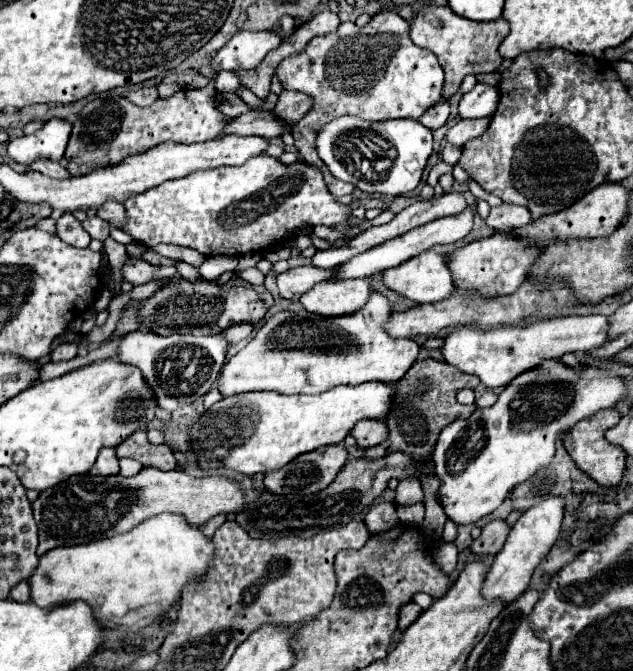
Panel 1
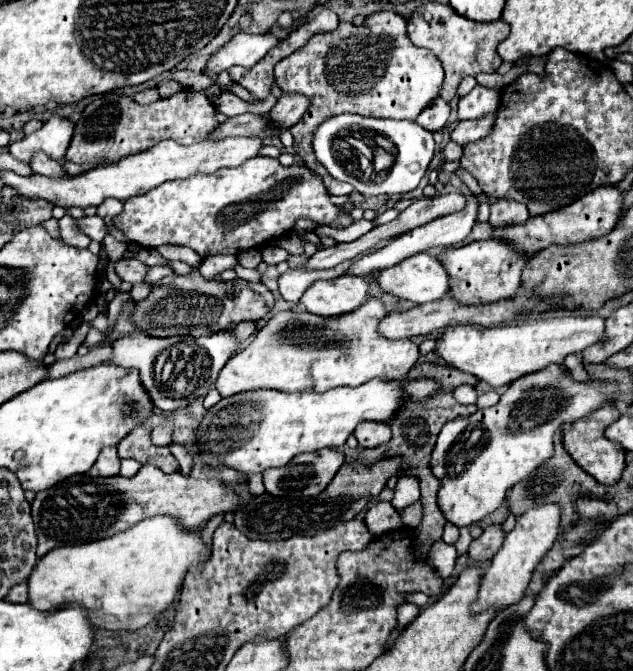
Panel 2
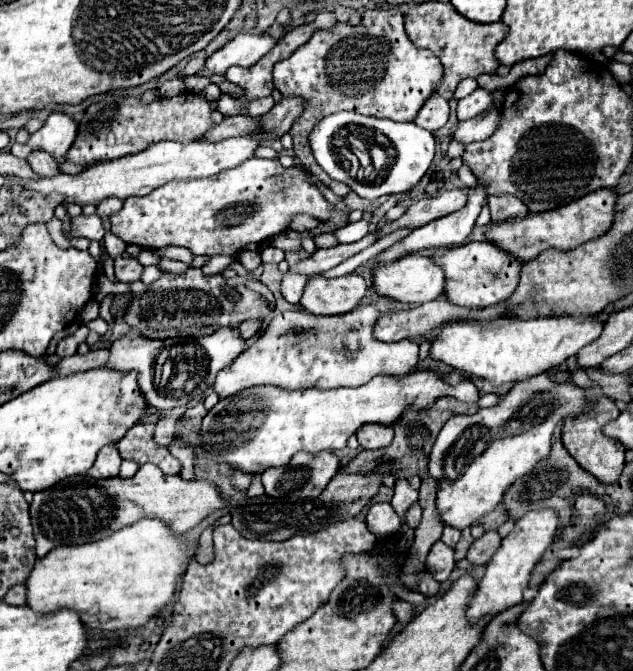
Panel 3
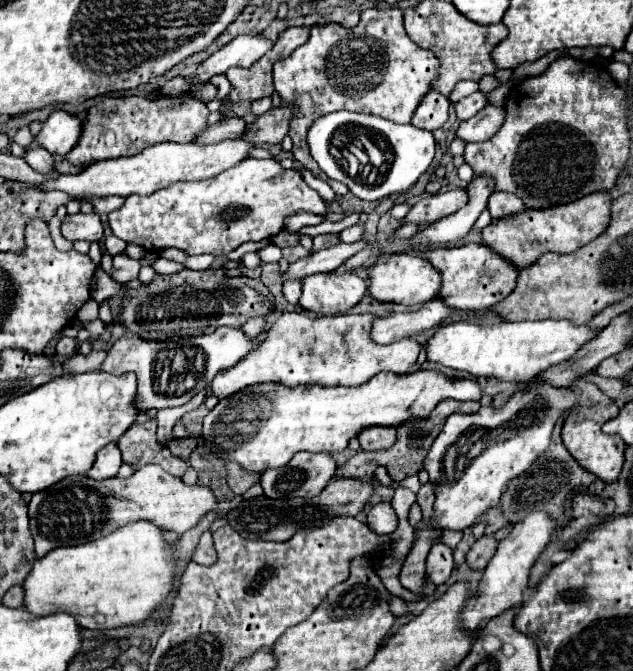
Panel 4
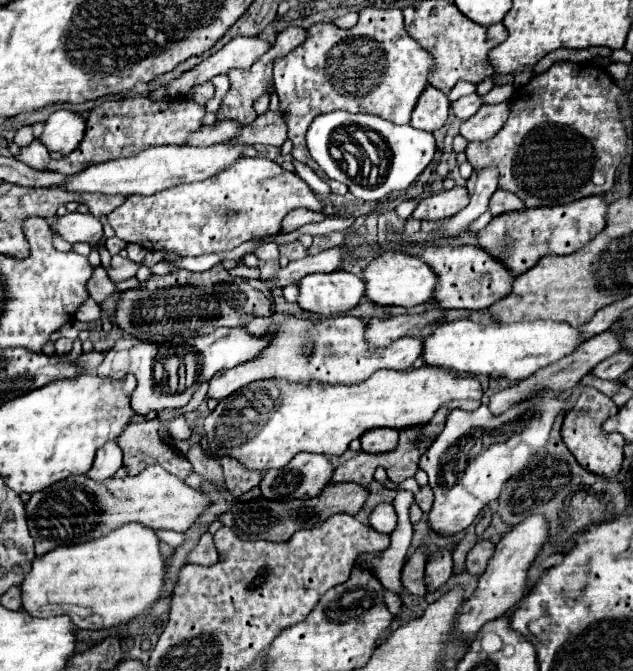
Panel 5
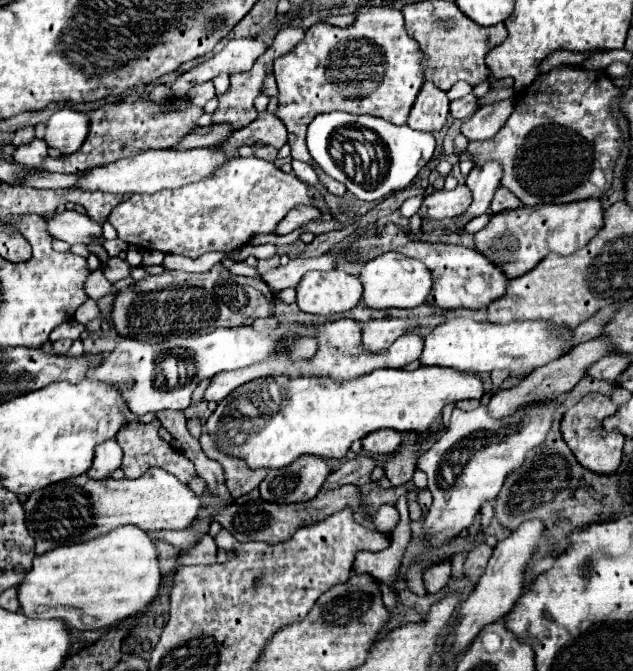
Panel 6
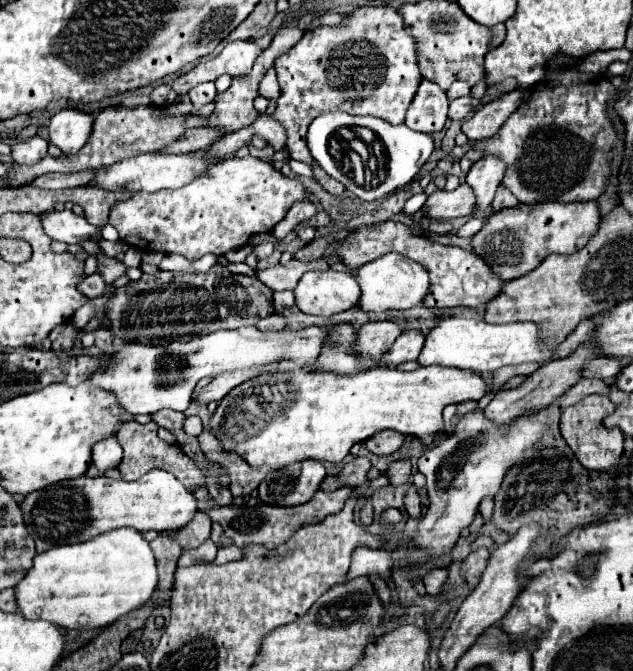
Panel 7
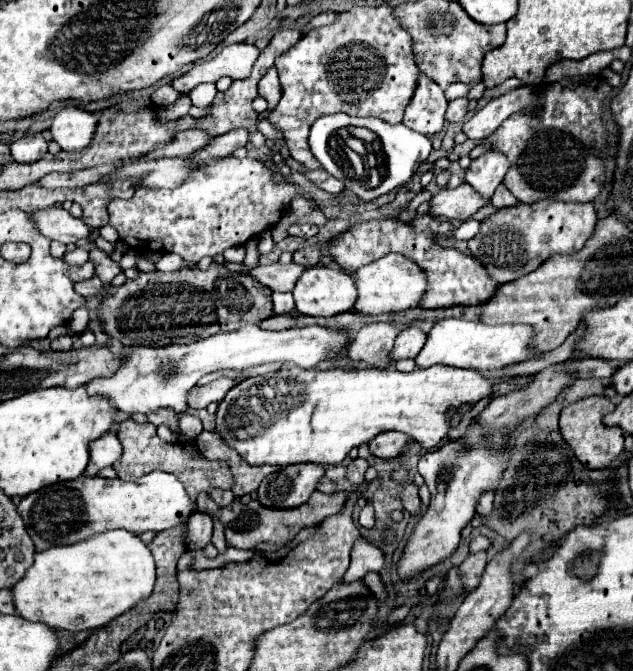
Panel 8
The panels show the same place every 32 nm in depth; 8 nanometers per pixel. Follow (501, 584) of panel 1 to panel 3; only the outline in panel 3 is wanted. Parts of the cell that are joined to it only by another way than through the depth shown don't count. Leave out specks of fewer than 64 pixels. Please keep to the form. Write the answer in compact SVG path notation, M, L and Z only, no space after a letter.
M550 510L528 512L514 524L514 530L502 540L498 552L488 562L486 574L480 580L478 590L466 608L466 618L470 624L476 624L484 616L496 616L506 608L522 602L522 594L524 594L524 588L528 586L530 572L540 560L540 556L546 552L546 548L552 544L556 526L558 526L558 516L556 512L550 512Z

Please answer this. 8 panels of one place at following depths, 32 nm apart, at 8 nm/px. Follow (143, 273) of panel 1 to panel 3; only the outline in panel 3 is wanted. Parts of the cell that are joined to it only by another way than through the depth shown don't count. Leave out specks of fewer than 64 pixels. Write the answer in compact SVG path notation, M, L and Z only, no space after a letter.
M130 256L114 258L114 276L118 282L140 280L140 274L142 274L142 264L136 258Z

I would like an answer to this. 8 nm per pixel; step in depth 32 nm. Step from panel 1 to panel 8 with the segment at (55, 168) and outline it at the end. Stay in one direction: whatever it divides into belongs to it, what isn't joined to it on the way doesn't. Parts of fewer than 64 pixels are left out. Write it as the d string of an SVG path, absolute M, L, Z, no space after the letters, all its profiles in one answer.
M26 134L22 138L18 138L12 146L10 146L10 154L16 162L36 162L40 160L40 156L44 156L48 152L48 142L44 140L42 134Z

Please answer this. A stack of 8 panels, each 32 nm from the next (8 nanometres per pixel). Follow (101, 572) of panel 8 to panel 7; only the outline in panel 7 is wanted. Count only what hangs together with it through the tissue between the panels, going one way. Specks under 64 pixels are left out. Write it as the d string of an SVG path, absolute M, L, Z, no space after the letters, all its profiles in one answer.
M116 528L104 534L98 534L86 542L56 546L48 552L34 556L34 566L28 574L14 586L18 612L28 620L46 620L58 628L66 630L94 630L106 628L120 616L140 608L156 590L158 570L156 560L150 550L150 542L132 528Z

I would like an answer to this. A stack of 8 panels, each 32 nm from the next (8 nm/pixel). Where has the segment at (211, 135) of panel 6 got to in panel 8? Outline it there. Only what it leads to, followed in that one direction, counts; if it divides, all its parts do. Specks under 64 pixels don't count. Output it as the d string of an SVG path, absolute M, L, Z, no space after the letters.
M196 128L184 130L184 132L176 134L168 144L164 144L164 146L160 146L160 148L144 154L144 156L148 156L148 160L156 160L156 158L164 158L164 156L166 158L170 158L170 156L172 158L176 158L176 156L190 156L192 152L200 150L202 146L206 146L210 138L212 136L206 136L206 132L200 132Z

